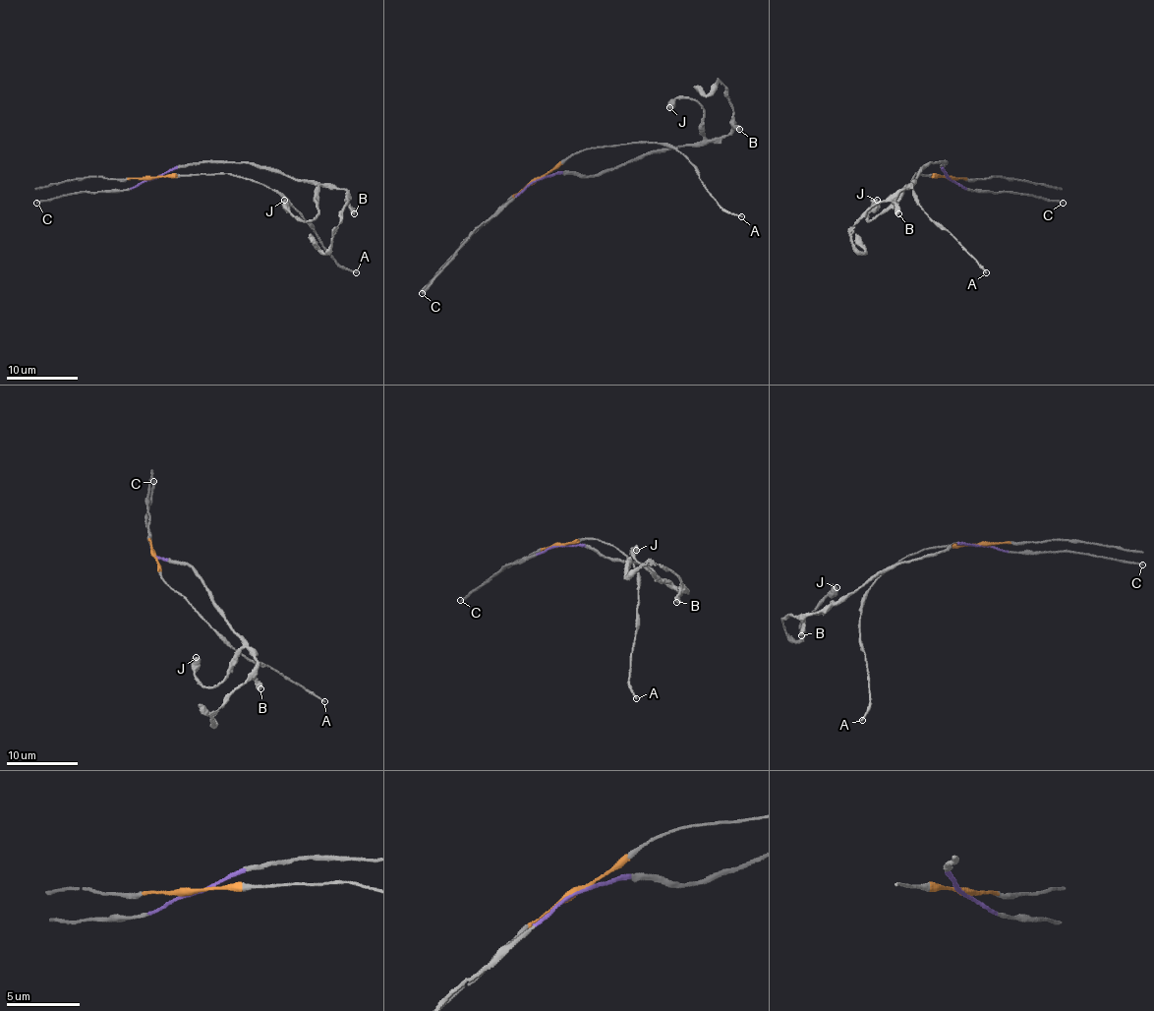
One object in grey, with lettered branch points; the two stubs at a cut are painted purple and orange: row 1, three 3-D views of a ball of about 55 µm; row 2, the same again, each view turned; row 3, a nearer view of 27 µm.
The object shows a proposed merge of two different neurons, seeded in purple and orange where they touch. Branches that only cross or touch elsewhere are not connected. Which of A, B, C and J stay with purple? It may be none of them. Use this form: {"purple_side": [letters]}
{"purple_side": ["B", "C", "J"]}

